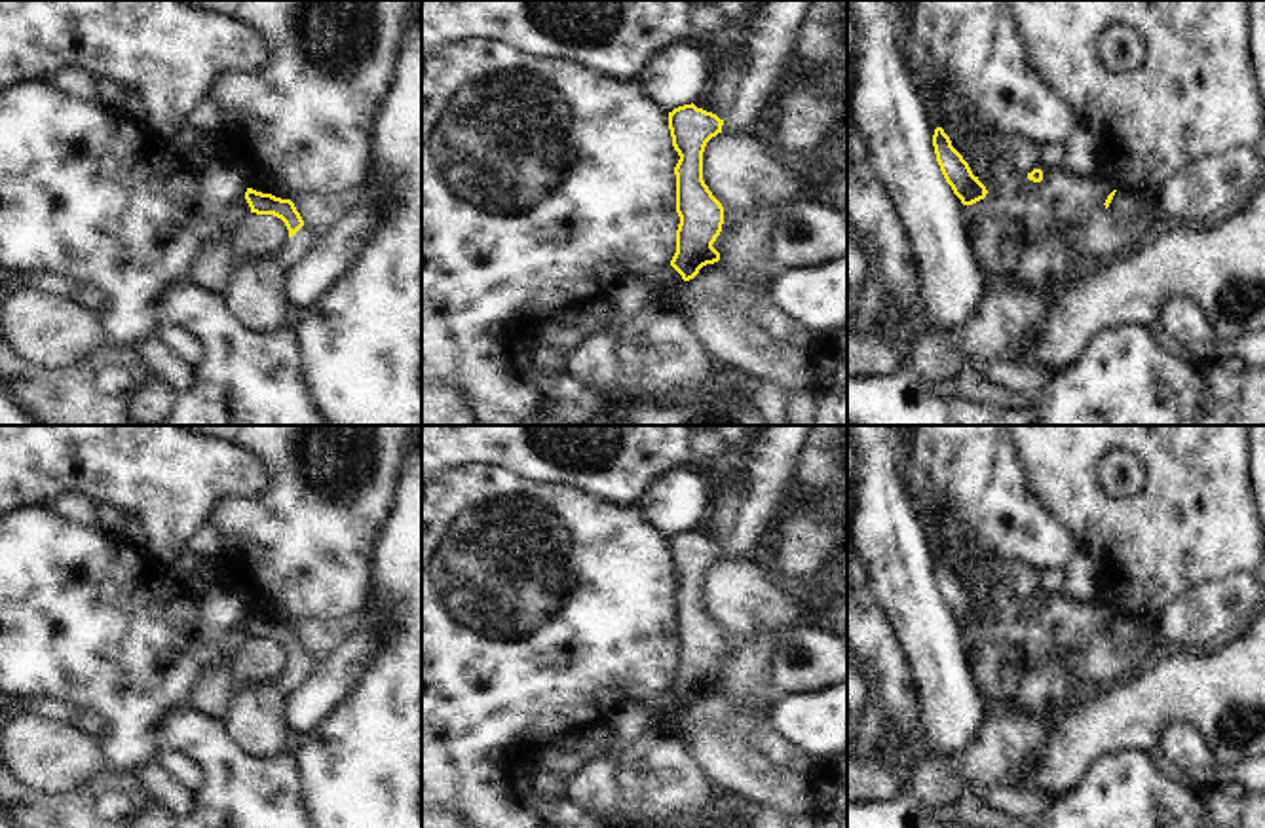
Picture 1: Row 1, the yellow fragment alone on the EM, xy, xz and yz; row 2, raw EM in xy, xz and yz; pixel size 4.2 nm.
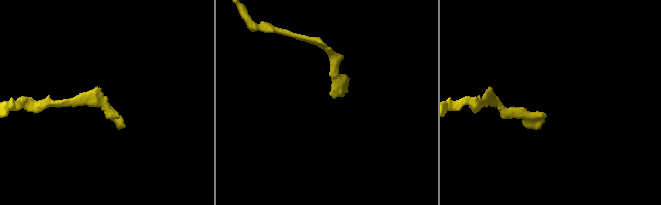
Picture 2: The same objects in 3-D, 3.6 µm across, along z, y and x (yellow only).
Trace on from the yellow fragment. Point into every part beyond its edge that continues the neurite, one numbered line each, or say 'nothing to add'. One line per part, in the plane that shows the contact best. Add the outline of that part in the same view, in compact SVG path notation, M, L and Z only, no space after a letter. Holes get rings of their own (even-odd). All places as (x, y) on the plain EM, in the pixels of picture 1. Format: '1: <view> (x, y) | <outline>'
1: xy (295, 673) | M302 651L293 663L287 663L277 684L285 695L293 693L306 676L317 667L317 663Z

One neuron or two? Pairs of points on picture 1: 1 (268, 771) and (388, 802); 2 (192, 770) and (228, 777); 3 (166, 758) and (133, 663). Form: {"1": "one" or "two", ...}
{"1": "two", "2": "two", "3": "two"}

